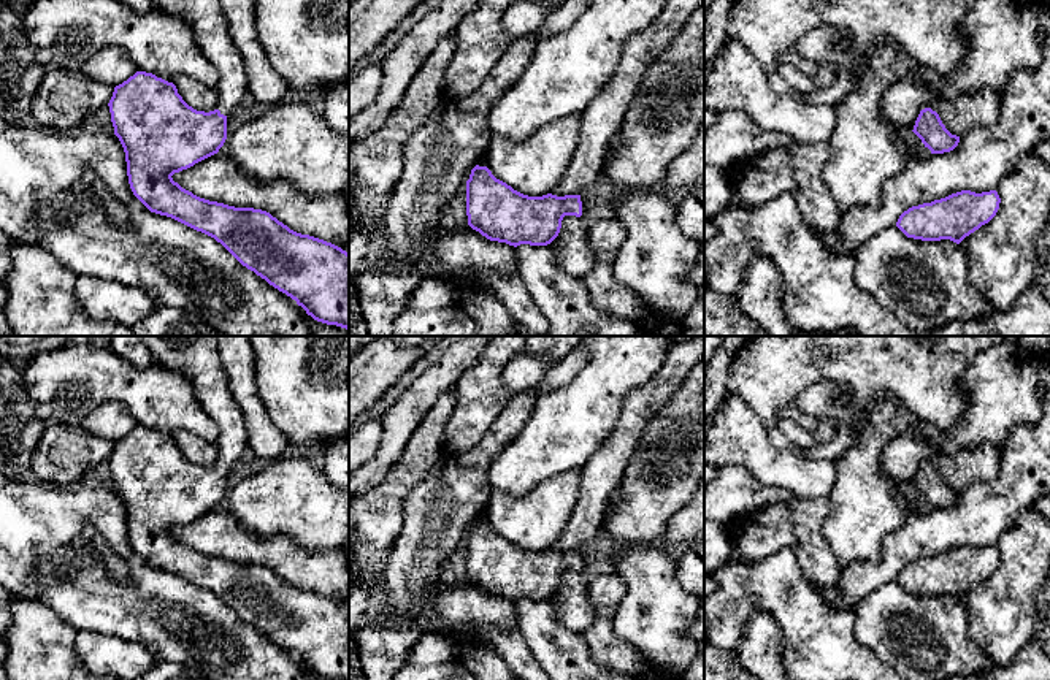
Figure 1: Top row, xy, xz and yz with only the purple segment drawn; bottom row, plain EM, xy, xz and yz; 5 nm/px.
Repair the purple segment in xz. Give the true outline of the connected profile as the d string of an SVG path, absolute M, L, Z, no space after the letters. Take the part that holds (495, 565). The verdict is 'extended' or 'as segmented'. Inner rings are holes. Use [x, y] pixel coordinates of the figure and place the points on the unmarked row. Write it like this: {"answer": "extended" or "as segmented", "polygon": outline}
{"answer": "as segmented", "polygon": "M476 520L466 536L468 580L490 596L509 601L547 601L565 571L582 571L581 550L528 552Z"}

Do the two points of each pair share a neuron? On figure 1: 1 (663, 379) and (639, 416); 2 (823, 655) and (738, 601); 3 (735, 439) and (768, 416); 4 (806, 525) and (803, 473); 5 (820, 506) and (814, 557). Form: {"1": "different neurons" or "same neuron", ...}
{"1": "same neuron", "2": "same neuron", "3": "different neurons", "4": "different neurons", "5": "same neuron"}

